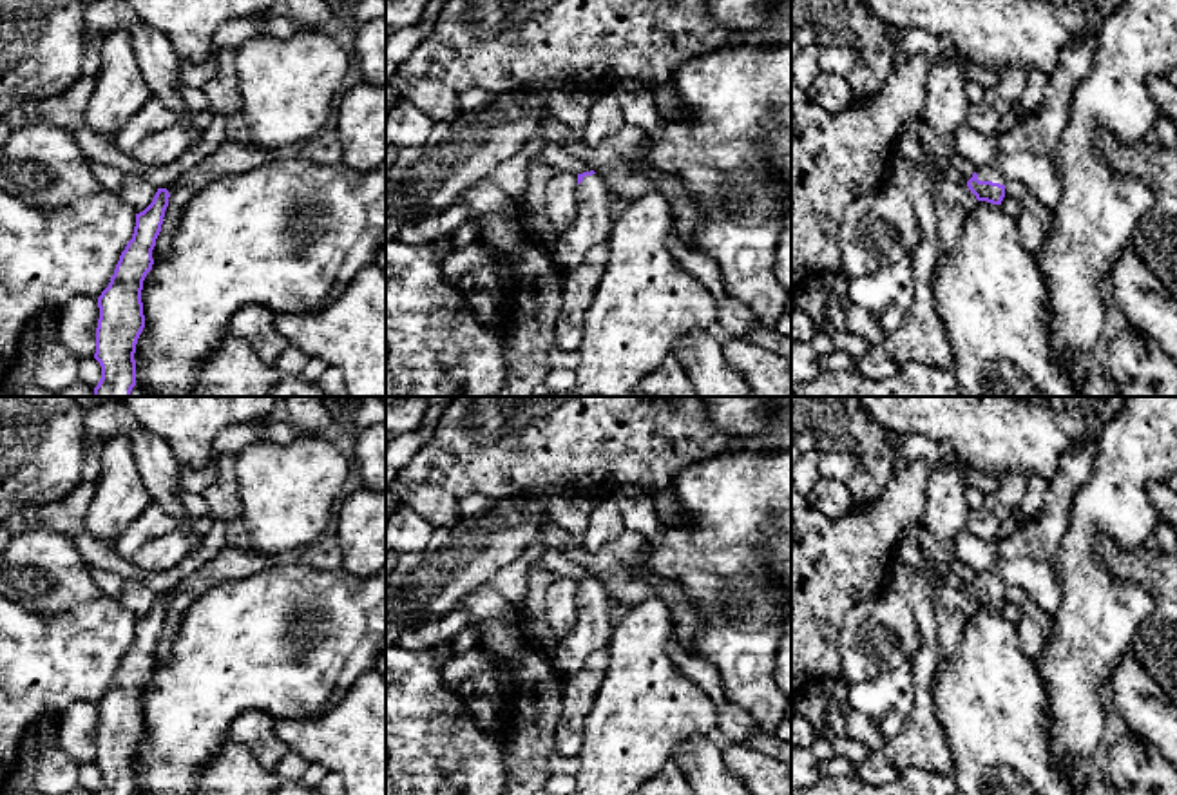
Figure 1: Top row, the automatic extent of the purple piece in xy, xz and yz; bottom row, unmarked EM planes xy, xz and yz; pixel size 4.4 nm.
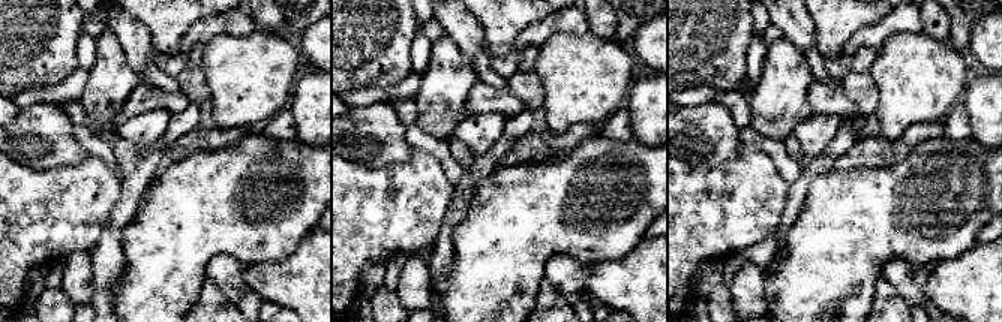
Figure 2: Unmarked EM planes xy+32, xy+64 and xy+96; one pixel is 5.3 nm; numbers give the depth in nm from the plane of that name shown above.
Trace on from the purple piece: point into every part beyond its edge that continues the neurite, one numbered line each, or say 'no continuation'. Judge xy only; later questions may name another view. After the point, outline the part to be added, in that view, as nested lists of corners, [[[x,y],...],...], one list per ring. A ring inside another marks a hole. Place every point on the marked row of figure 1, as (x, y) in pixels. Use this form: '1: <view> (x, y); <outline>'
no continuation

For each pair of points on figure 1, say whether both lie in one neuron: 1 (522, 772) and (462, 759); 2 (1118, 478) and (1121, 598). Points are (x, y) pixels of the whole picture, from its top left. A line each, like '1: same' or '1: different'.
1: different
2: same

